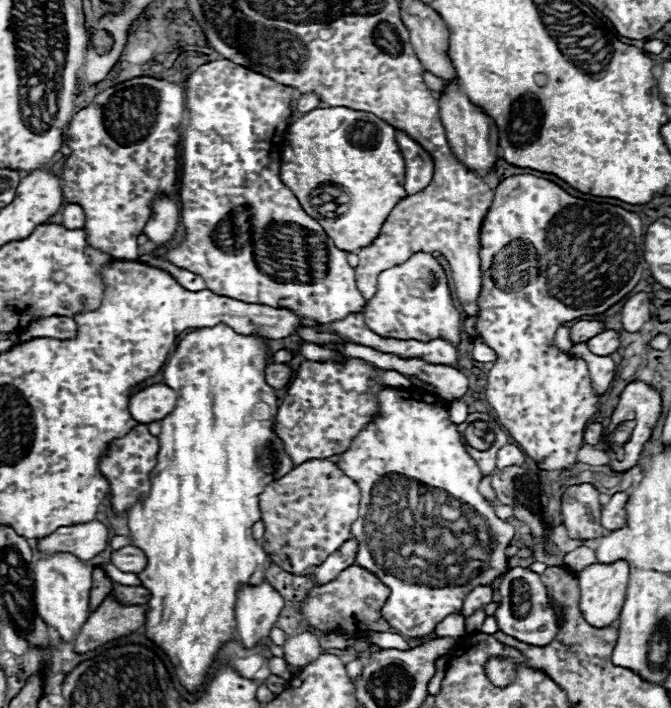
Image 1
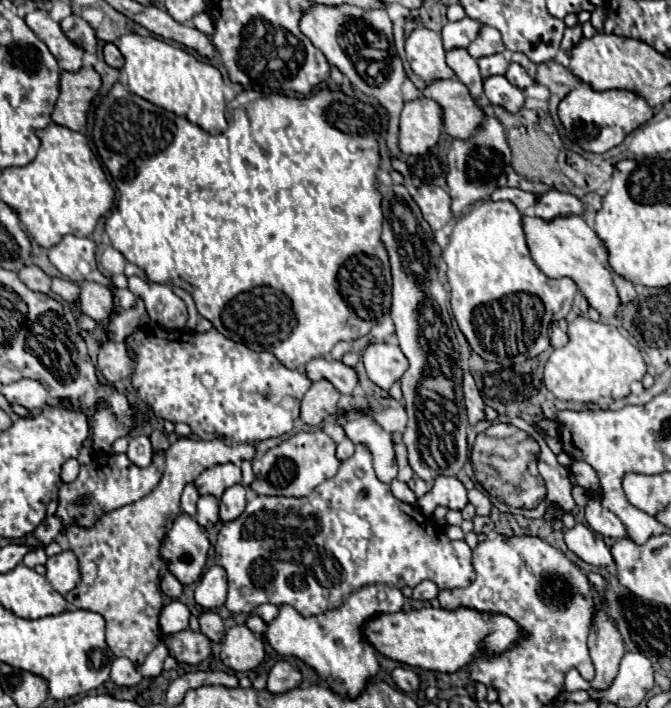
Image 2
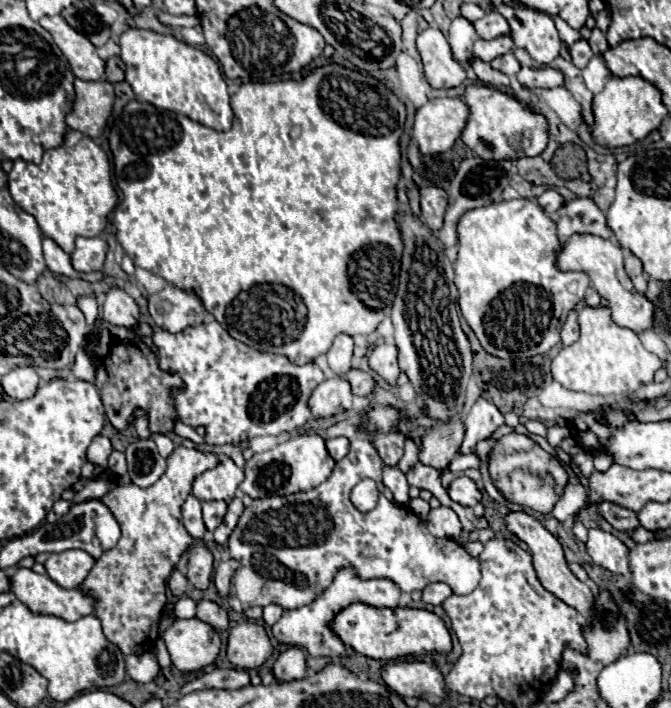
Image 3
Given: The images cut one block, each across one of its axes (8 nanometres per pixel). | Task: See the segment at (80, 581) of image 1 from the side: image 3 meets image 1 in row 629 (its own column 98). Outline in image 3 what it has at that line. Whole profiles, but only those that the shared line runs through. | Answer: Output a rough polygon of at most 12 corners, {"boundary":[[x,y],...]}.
{"boundary":[[62,16],[38,22],[52,34],[76,78],[96,82],[106,62]]}

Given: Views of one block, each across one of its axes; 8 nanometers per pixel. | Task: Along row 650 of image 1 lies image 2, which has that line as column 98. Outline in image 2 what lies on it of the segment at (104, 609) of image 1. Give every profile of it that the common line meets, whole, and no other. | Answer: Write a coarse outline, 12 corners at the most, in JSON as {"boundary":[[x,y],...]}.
{"boundary":[[94,68],[60,72],[52,120],[80,130],[100,88]]}

